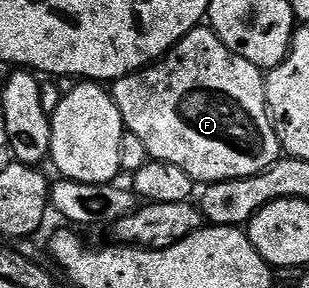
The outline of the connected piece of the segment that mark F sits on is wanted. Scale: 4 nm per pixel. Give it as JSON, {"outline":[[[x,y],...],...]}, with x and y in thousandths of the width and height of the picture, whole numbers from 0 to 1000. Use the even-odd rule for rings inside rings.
{"outline":[[[676,90],[625,97],[524,205],[502,208],[495,222],[456,236],[450,250],[430,250],[401,271],[366,281],[362,330],[395,399],[405,455],[440,465],[440,479],[453,479],[453,493],[466,493],[466,507],[479,507],[479,535],[489,549],[528,556],[557,576],[583,576],[583,590],[595,590],[595,604],[608,604],[625,625],[650,632],[657,642],[696,639],[715,625],[773,625],[864,597],[916,538],[913,497],[900,486],[887,424],[874,413],[874,375],[861,361],[861,267],[851,240],[832,236],[816,215],[803,215],[803,201],[777,201],[764,184],[744,181],[738,160],[725,160],[725,146]]]}

